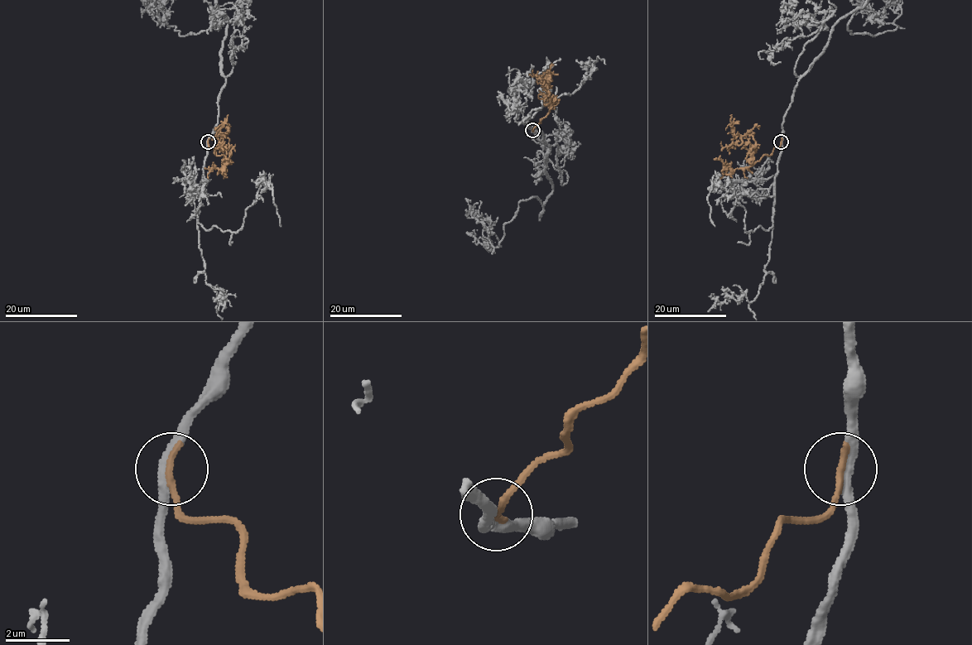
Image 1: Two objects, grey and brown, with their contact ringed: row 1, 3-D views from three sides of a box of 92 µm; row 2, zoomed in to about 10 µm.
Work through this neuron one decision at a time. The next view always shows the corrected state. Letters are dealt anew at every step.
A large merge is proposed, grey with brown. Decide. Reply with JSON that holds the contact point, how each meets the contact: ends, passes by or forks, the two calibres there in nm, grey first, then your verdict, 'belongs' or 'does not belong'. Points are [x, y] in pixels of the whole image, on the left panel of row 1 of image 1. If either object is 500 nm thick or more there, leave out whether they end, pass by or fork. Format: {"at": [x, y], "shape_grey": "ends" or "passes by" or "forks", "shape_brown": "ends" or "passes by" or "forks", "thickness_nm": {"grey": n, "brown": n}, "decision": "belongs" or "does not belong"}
{"at": [208, 141], "shape_grey": "passes by", "shape_brown": "ends", "thickness_nm": {"grey": 320, "brown": 260}, "decision": "belongs"}

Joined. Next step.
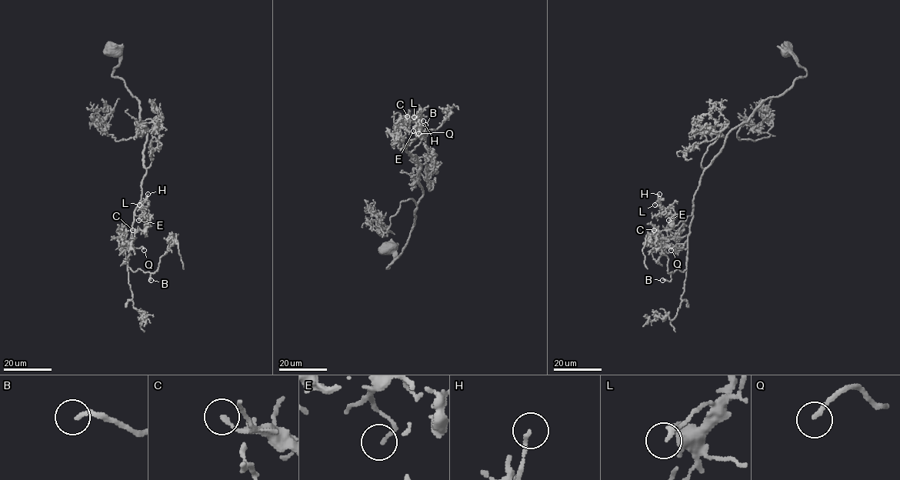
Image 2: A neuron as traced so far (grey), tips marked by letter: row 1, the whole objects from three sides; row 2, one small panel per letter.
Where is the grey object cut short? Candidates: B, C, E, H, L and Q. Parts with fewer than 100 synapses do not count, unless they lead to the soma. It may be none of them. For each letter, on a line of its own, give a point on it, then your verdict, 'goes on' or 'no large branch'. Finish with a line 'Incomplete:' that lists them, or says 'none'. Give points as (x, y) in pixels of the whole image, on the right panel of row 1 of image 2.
B: (662, 280) | goes on
C: (654, 230) | no large branch
E: (668, 220) | no large branch
H: (659, 194) | no large branch
L: (654, 204) | no large branch
Q: (671, 250) | goes on
Incomplete: B, Q

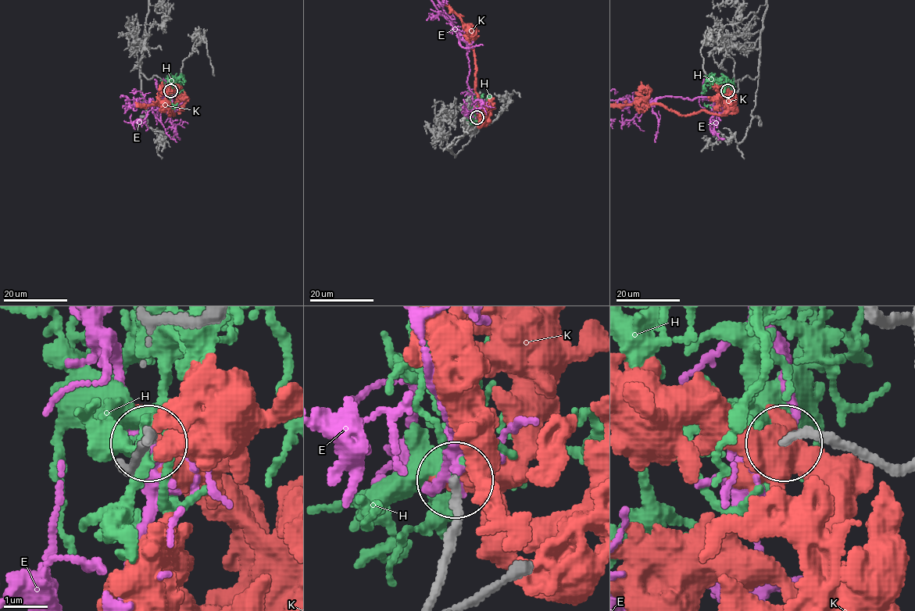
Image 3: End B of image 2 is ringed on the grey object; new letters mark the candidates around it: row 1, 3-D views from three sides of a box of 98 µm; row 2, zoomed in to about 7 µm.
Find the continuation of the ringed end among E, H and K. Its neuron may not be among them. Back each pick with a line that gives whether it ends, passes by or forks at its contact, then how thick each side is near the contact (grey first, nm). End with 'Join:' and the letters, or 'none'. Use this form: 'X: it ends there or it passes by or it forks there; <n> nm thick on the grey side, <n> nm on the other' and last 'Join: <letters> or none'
H: it ends there; 190 nm thick on the grey side, 170 nm on the other
Join: H

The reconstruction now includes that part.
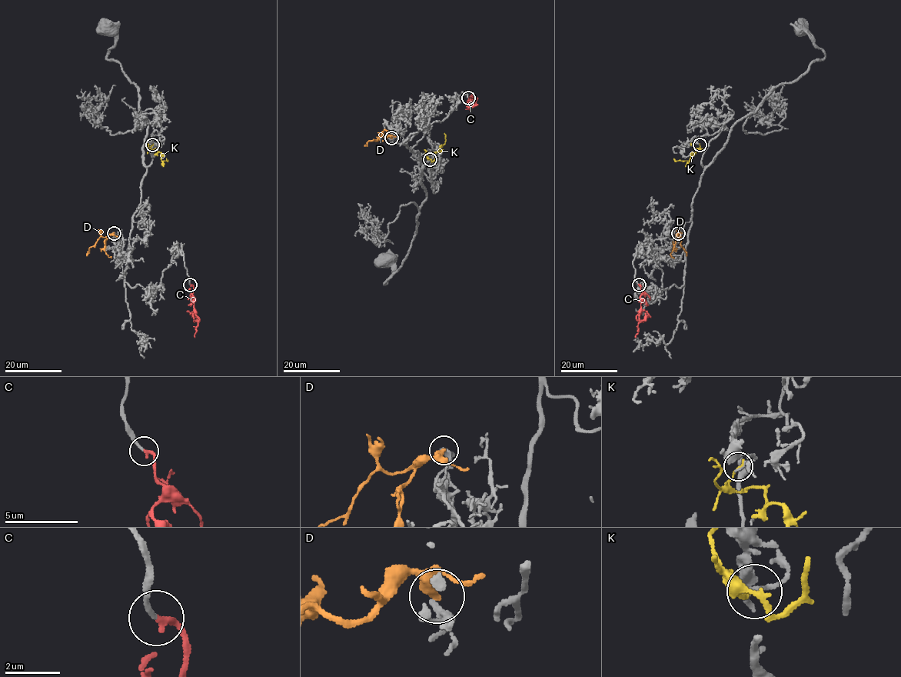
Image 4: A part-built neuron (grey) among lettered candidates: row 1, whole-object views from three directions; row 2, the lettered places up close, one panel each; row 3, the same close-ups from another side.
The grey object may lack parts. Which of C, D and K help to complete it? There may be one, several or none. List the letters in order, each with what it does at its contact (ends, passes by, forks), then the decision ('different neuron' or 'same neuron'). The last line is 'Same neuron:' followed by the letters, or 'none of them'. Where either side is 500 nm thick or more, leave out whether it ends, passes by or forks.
C: it ends | same neuron
D: it passes by | different neuron
K: it ends | different neuron
Same neuron: C

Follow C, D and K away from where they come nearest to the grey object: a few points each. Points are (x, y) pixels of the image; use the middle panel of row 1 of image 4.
C: (468, 98), (470, 101), (477, 99), (471, 107), (465, 104)
D: (391, 138), (388, 135), (384, 140), (368, 140), (364, 146)
K: (430, 158), (432, 161), (435, 158), (435, 153), (445, 143), (444, 133)

